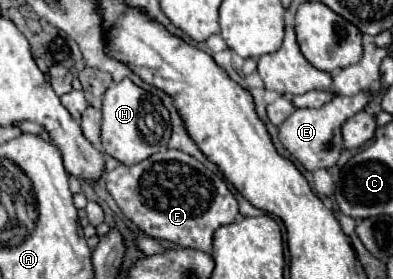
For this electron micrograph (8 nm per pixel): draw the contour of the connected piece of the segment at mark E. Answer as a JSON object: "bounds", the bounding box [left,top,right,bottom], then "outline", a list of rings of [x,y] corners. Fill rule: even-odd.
{"bounds":[279,92,371,172],"outline":[[[361,92],[361,96],[335,96],[331,98],[327,104],[323,104],[321,108],[307,108],[307,110],[295,110],[289,120],[285,120],[279,126],[279,142],[285,146],[285,150],[295,156],[305,170],[313,172],[319,168],[331,168],[337,164],[337,156],[339,150],[343,148],[343,144],[333,142],[333,134],[335,130],[341,128],[341,124],[349,118],[355,116],[359,110],[363,110],[367,104],[371,102],[371,96],[365,96],[365,92]]]}

